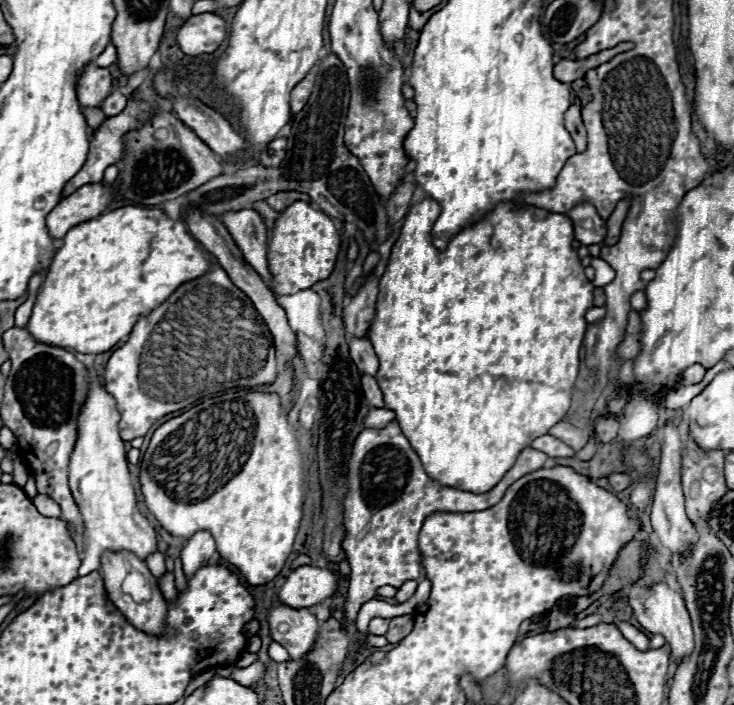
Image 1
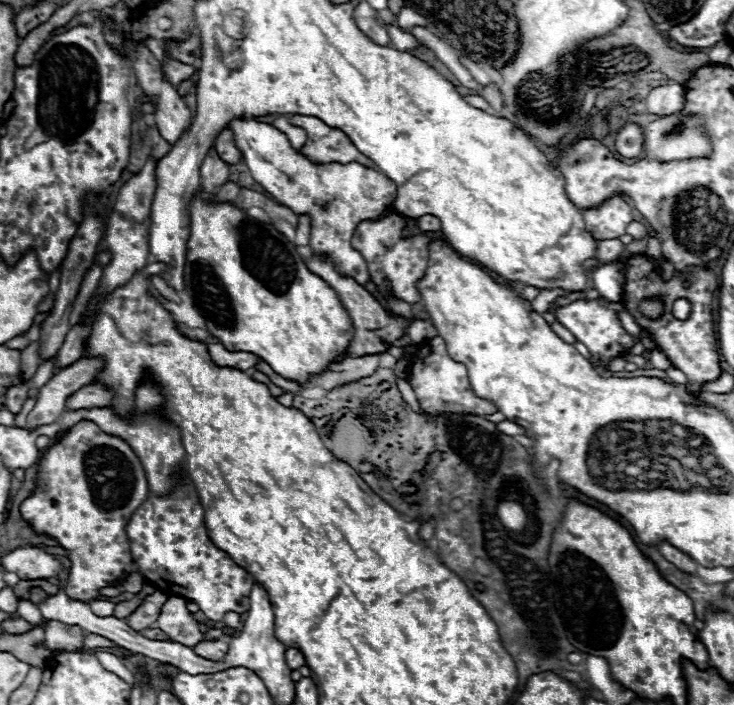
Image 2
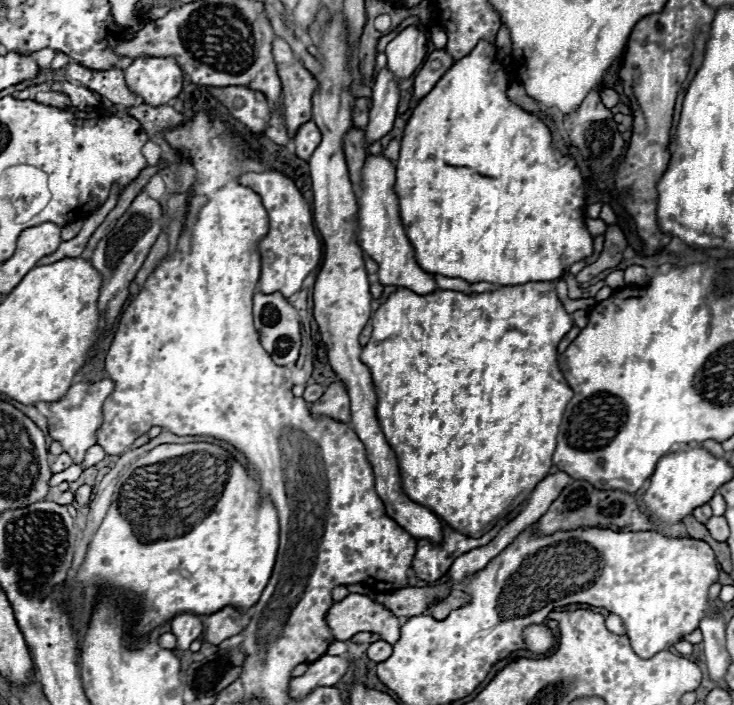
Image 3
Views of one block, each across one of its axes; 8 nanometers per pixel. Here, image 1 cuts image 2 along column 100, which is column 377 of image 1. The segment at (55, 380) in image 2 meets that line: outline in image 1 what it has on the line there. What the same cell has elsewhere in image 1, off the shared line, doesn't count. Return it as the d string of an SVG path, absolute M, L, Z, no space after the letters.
M366 336L364 338L350 338L350 356L352 356L354 364L358 366L360 374L374 376L378 372L378 358L376 358L374 348Z

